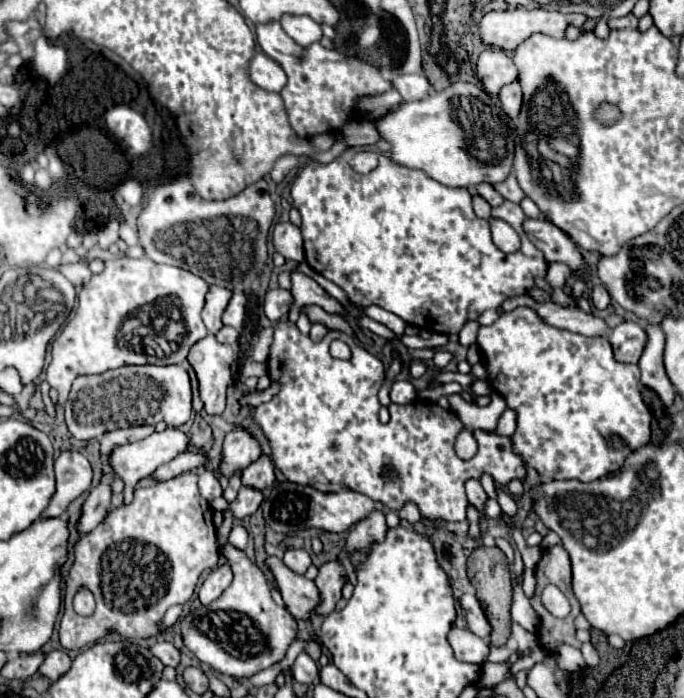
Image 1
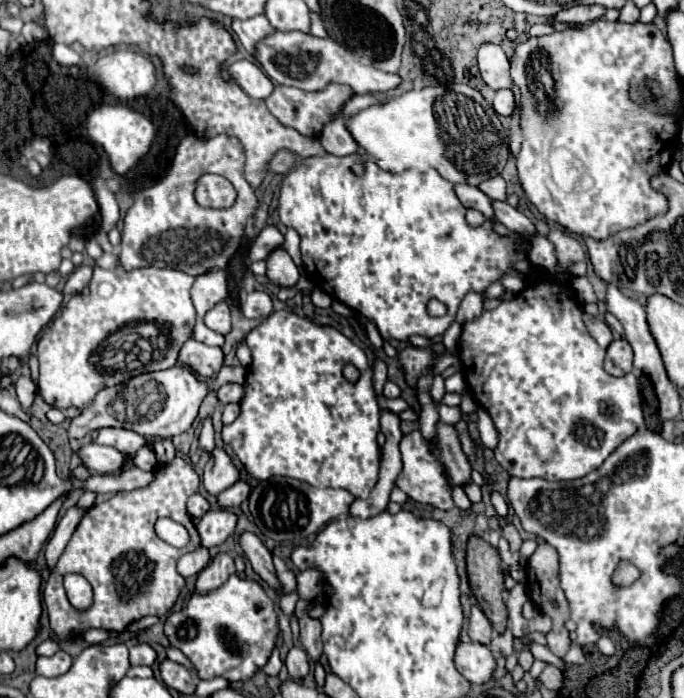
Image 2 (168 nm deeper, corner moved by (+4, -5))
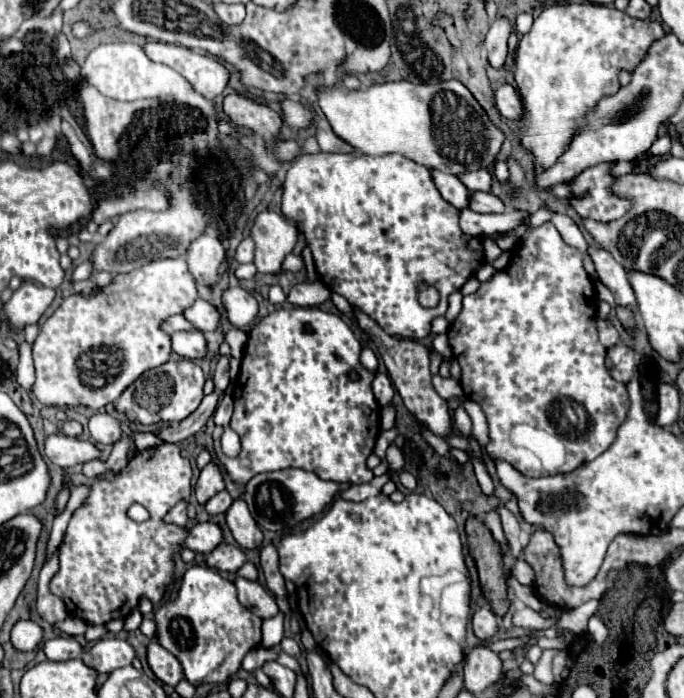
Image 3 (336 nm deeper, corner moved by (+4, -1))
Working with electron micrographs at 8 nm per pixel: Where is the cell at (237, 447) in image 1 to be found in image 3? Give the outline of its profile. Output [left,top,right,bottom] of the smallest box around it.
[194,463,224,505]

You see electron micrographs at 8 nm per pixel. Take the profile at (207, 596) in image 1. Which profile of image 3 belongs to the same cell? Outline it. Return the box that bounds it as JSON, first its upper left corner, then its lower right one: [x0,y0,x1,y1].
[206,543,246,573]

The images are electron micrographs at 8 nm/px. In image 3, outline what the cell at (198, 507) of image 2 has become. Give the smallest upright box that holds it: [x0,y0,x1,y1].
[164,501,188,527]

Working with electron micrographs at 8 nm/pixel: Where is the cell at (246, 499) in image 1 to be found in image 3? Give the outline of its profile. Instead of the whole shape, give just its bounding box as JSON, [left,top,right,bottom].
[184,523,222,555]

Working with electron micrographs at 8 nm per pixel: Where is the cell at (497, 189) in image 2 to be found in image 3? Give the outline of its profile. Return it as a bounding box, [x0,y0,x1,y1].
[458,169,490,191]

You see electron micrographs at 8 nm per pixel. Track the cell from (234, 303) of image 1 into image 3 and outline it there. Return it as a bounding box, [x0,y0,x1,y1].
[182,299,220,333]

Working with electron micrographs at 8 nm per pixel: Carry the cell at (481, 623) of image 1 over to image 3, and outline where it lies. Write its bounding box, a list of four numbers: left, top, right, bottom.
[472,607,498,641]

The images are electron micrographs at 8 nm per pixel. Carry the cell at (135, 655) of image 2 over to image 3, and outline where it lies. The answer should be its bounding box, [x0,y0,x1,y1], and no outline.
[80,637,134,673]

